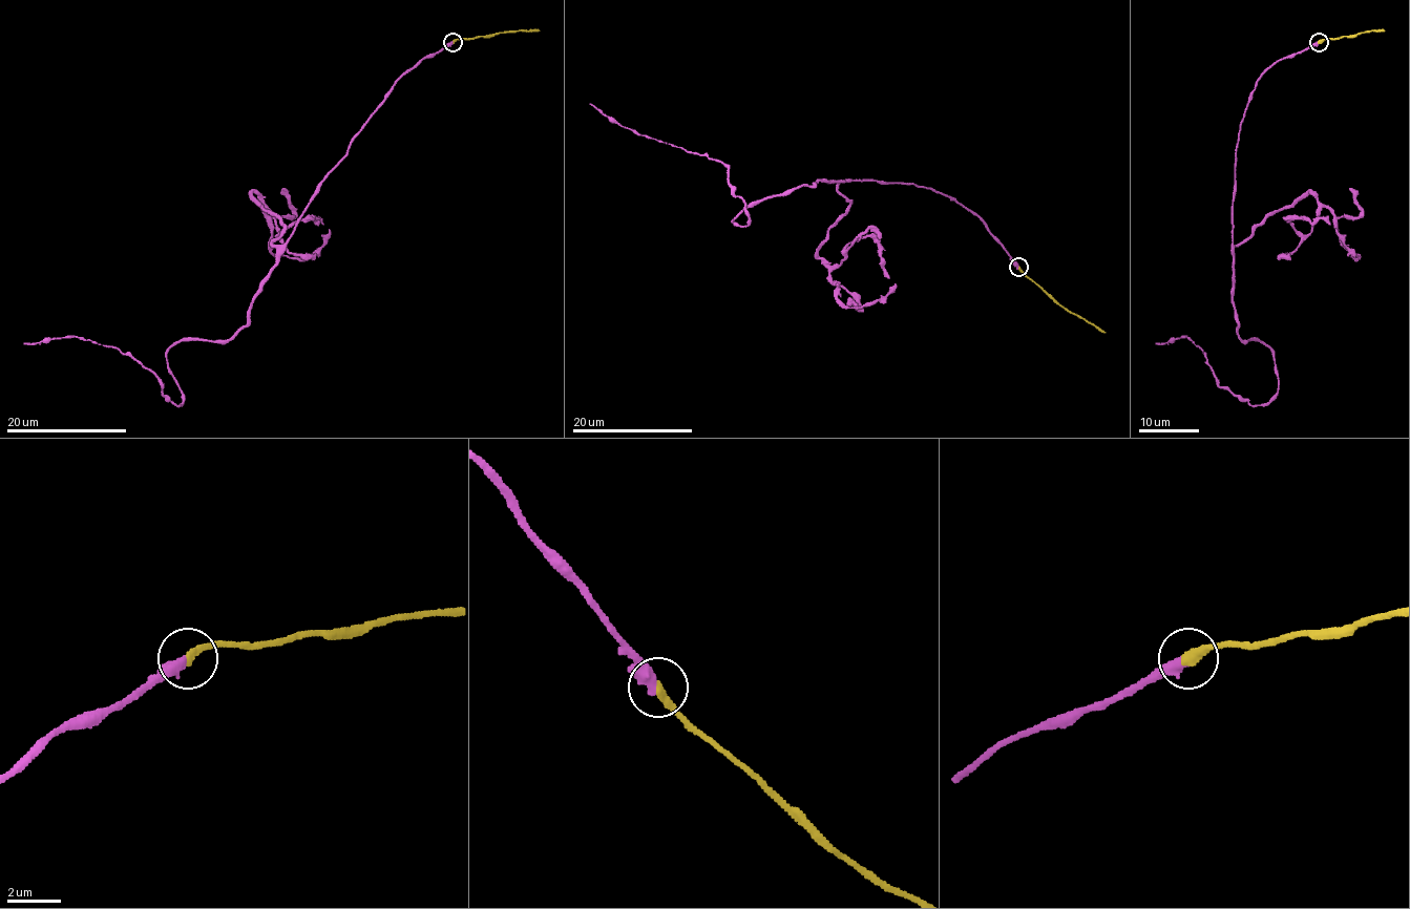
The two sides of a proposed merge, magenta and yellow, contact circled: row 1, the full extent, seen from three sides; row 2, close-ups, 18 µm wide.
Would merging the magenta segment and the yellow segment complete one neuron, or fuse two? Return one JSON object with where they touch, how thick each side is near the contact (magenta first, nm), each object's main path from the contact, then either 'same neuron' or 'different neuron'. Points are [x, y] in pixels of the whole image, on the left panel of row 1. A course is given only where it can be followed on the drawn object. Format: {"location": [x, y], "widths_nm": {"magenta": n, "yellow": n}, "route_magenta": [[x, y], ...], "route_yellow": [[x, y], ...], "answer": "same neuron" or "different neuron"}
{"location": [453, 42], "widths_nm": {"magenta": 480, "yellow": 340}, "route_magenta": [[451, 41], [400, 78], [329, 173], [247, 322], [168, 351], [180, 403], [118, 350], [75, 336], [23, 343]], "route_yellow": [[454, 41], [490, 37], [498, 33], [539, 30]], "answer": "same neuron"}

